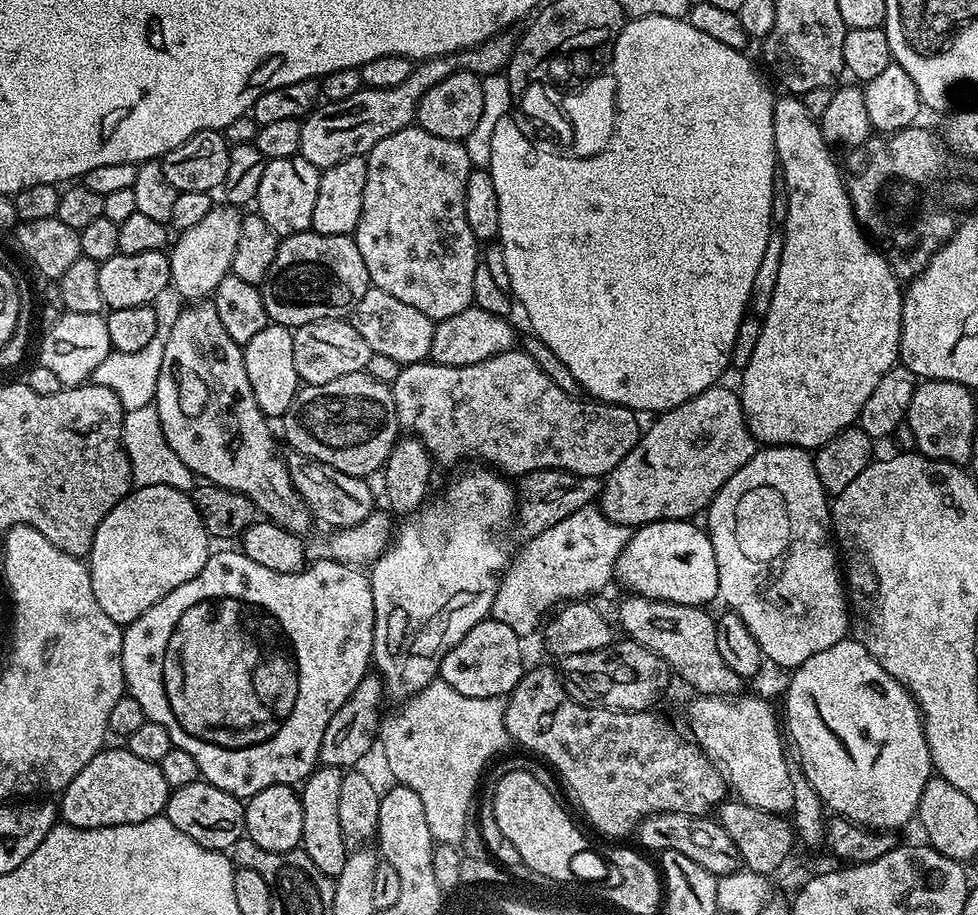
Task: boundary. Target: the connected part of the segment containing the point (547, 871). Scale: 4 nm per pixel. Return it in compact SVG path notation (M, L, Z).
M508 772L497 782L496 789L491 789L490 795L494 798L494 818L498 818L498 826L502 829L502 834L506 834L506 838L510 838L512 845L517 848L518 854L524 863L524 868L527 869L527 871L537 872L538 875L545 876L548 880L557 880L560 884L569 883L569 881L573 879L570 874L570 862L579 860L586 852L586 848L584 848L584 832L574 821L572 821L571 814L556 801L555 794L552 793L532 772Z

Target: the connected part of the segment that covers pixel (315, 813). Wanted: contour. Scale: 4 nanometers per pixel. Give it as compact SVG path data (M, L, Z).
M317 767L303 781L299 789L302 802L302 850L322 870L322 874L337 877L342 874L342 866L346 866L346 858L350 849L342 838L342 825L338 822L338 798L342 794L342 778L344 772L339 768Z

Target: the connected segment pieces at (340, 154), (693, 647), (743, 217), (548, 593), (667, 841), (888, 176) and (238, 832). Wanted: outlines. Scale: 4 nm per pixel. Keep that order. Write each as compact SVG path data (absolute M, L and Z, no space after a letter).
M508 34L492 36L484 44L478 45L477 48L466 48L462 52L453 52L451 56L435 56L429 60L419 61L413 67L410 78L406 78L406 82L402 82L402 86L390 86L389 88L363 87L358 94L352 95L351 98L342 98L342 102L321 103L315 110L303 117L300 125L302 142L300 143L299 155L304 156L306 162L310 162L315 168L321 170L334 166L351 156L367 157L368 151L374 146L378 146L378 142L382 142L382 138L390 138L390 134L409 127L415 121L416 103L422 98L422 94L426 94L426 90L430 90L430 86L438 86L438 82L442 82L442 78L458 71L475 72L477 74L499 73L501 70L507 69L508 59L512 56L513 47L513 37L508 37Z
M635 594L625 597L620 604L623 635L654 650L654 654L662 657L675 675L677 672L693 688L693 693L701 696L735 696L741 691L742 677L734 674L734 670L726 666L722 654L718 654L713 613L708 613L703 607L675 604L669 600L651 600Z
M647 16L637 20L629 19L622 31L616 35L616 42L610 49L610 65L612 64L610 73L616 80L616 125L613 126L612 137L604 150L592 157L580 157L573 154L559 156L556 152L547 152L546 149L539 148L516 125L515 115L512 114L502 117L494 129L494 135L490 141L490 162L486 171L492 175L494 190L498 193L498 222L500 223L498 243L506 258L506 274L510 274L511 295L518 301L519 307L520 304L524 307L524 312L528 315L529 322L532 323L531 331L535 336L542 342L546 342L546 346L550 346L550 350L554 350L554 354L558 354L558 358L562 358L566 370L570 370L570 374L574 374L574 378L578 378L581 389L591 399L598 400L601 404L617 404L623 408L631 408L637 414L668 412L672 408L682 406L682 402L686 402L713 387L719 381L716 379L730 368L734 338L737 337L739 324L742 323L749 311L754 278L757 277L758 268L762 265L762 256L766 251L767 240L774 231L772 187L778 178L778 161L776 159L776 143L774 142L774 106L777 97L772 96L771 90L764 85L763 78L756 73L755 66L744 55L745 53L741 49L722 46L722 42L717 42L715 38L702 34L702 30L694 30L694 26L690 26L687 19L679 20L678 18L662 18L661 16Z
M599 507L574 510L570 518L562 518L562 522L550 526L550 530L542 530L542 534L523 545L520 557L517 560L515 557L501 579L491 619L506 622L521 638L528 638L557 606L592 598L595 592L613 583L618 554L622 554L629 535L627 526L606 518Z
M677 812L650 815L638 827L636 836L640 838L642 844L640 846L645 851L652 850L654 854L661 852L683 854L717 878L737 871L740 866L740 855L734 840L726 834L725 828L719 824L719 821L710 816L678 814Z
M913 126L904 128L902 131L891 133L889 136L884 134L873 134L869 136L866 142L862 142L857 148L851 149L851 151L847 153L848 161L843 161L842 164L843 171L846 173L848 197L852 203L852 209L856 215L856 220L860 223L860 227L866 230L867 235L871 237L873 241L881 240L881 242L884 243L882 248L888 257L889 264L892 265L892 273L904 282L912 281L921 271L923 271L930 262L932 255L947 243L951 238L952 233L956 231L958 225L957 218L955 219L952 217L951 214L936 201L936 196L932 193L932 187L935 186L936 179L939 178L940 171L944 168L944 152L946 153L946 145L937 133L935 136L930 129L920 127L921 126Z
M201 778L190 782L190 786L173 788L168 794L168 804L163 815L180 831L181 836L194 838L206 850L231 850L234 842L245 835L244 804L241 797L231 796L226 790L209 784Z

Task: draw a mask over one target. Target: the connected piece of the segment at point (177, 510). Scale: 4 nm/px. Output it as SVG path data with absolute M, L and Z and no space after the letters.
M166 485L137 487L102 518L87 557L98 606L121 626L134 623L170 590L190 582L206 566L210 537L191 495Z

